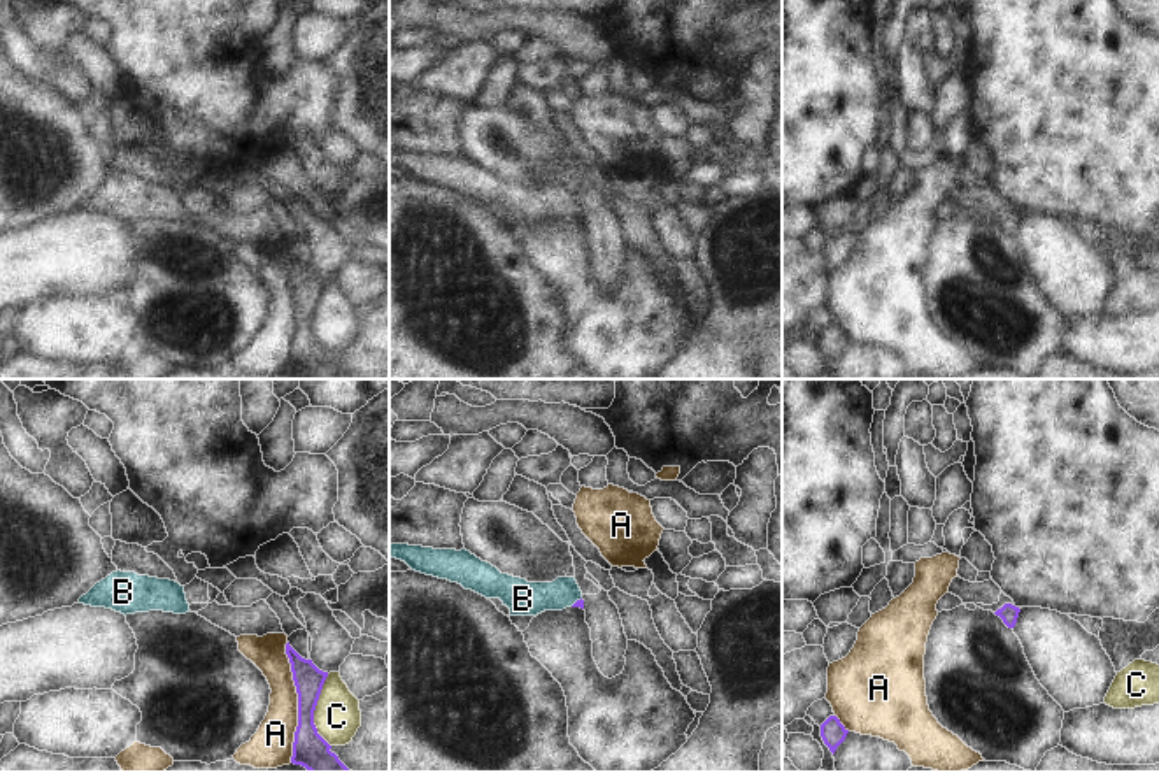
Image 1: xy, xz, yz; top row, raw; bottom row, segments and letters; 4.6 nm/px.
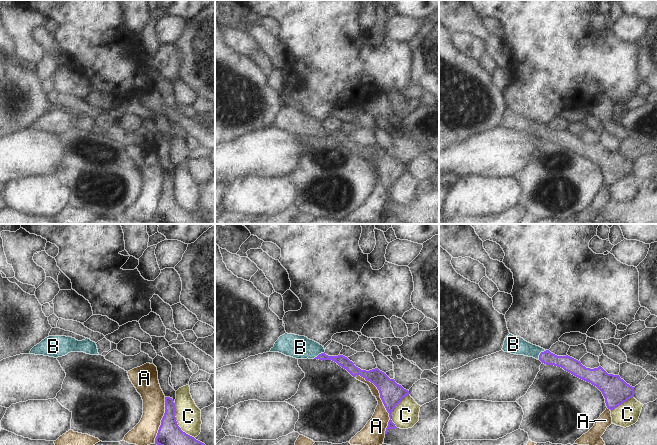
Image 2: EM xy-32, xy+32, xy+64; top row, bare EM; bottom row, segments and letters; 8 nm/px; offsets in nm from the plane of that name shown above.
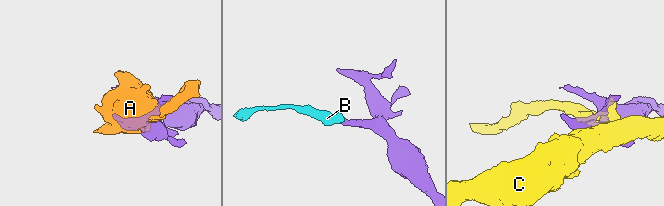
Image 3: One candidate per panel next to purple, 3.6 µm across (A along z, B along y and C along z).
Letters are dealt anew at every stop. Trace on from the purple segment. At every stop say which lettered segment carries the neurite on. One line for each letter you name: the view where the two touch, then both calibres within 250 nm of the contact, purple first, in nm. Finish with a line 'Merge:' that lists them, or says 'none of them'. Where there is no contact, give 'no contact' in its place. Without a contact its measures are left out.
B: meets purple in xz; 30 nm thick on the purple side, 160 nm on the other
Merge: B

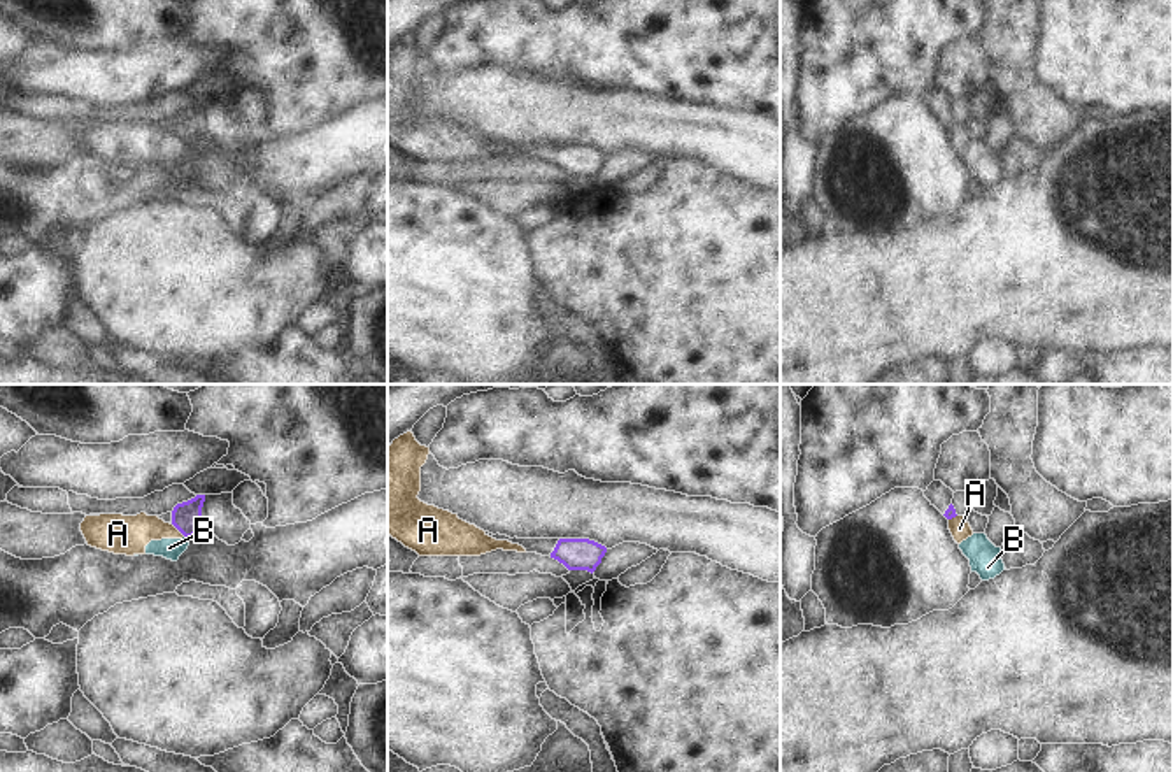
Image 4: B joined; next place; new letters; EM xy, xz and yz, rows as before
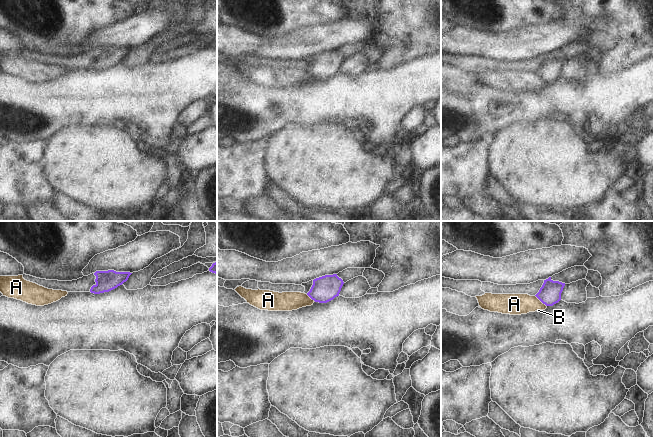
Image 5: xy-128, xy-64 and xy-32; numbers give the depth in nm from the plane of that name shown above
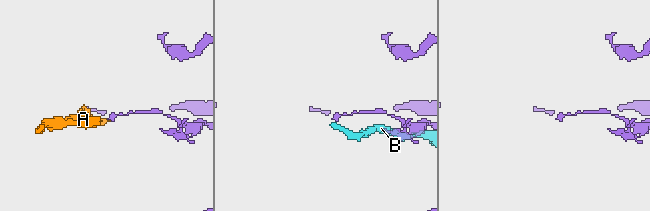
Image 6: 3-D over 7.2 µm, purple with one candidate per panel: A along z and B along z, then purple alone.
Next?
Merge: none of them

